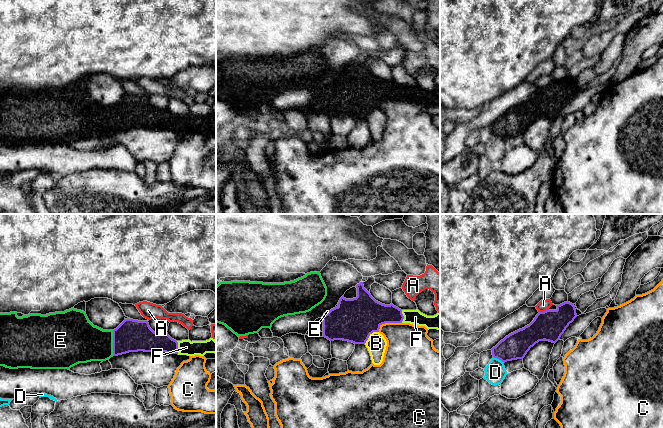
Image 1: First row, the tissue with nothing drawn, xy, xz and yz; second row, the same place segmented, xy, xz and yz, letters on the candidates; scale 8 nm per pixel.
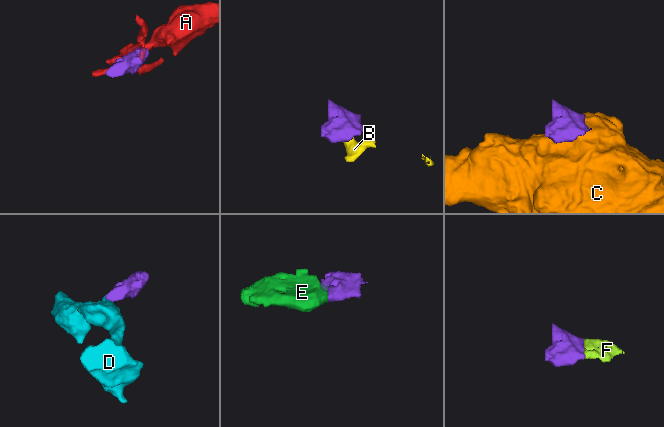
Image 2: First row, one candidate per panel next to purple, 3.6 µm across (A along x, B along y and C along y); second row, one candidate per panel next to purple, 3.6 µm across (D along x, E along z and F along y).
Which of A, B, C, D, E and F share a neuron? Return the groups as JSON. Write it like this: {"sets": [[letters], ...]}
{"sets": [["A"], ["B"], ["C"], ["D"], ["E", "F"]]}

